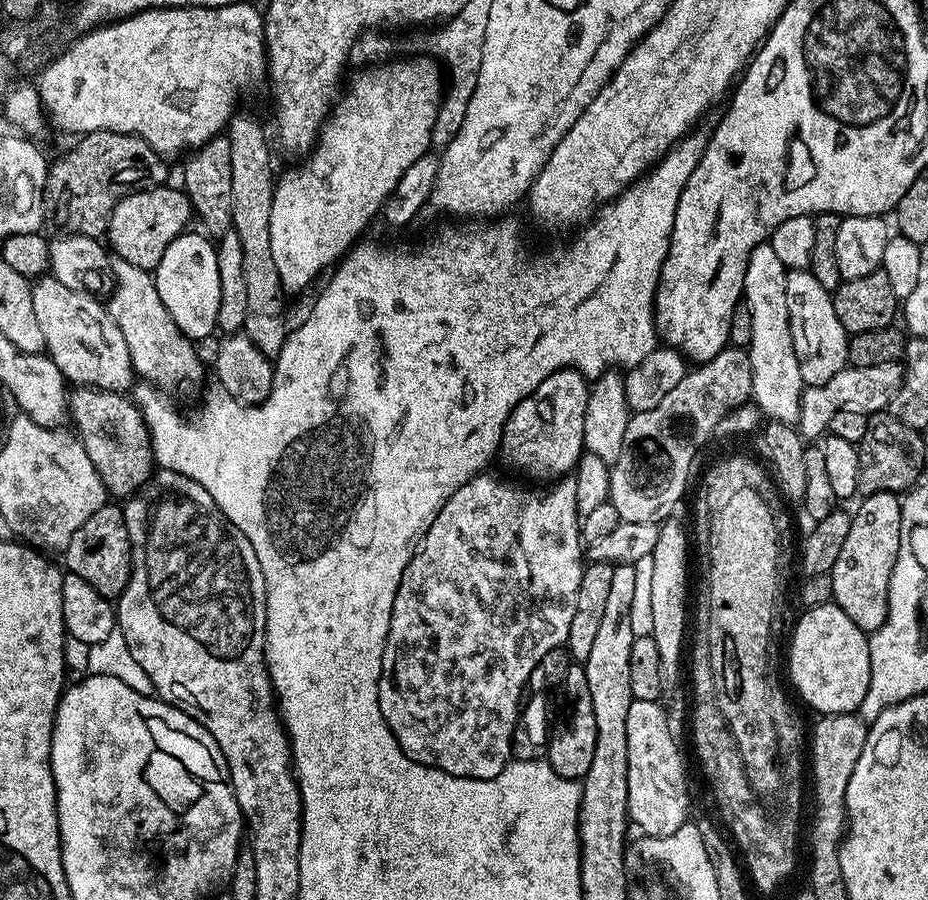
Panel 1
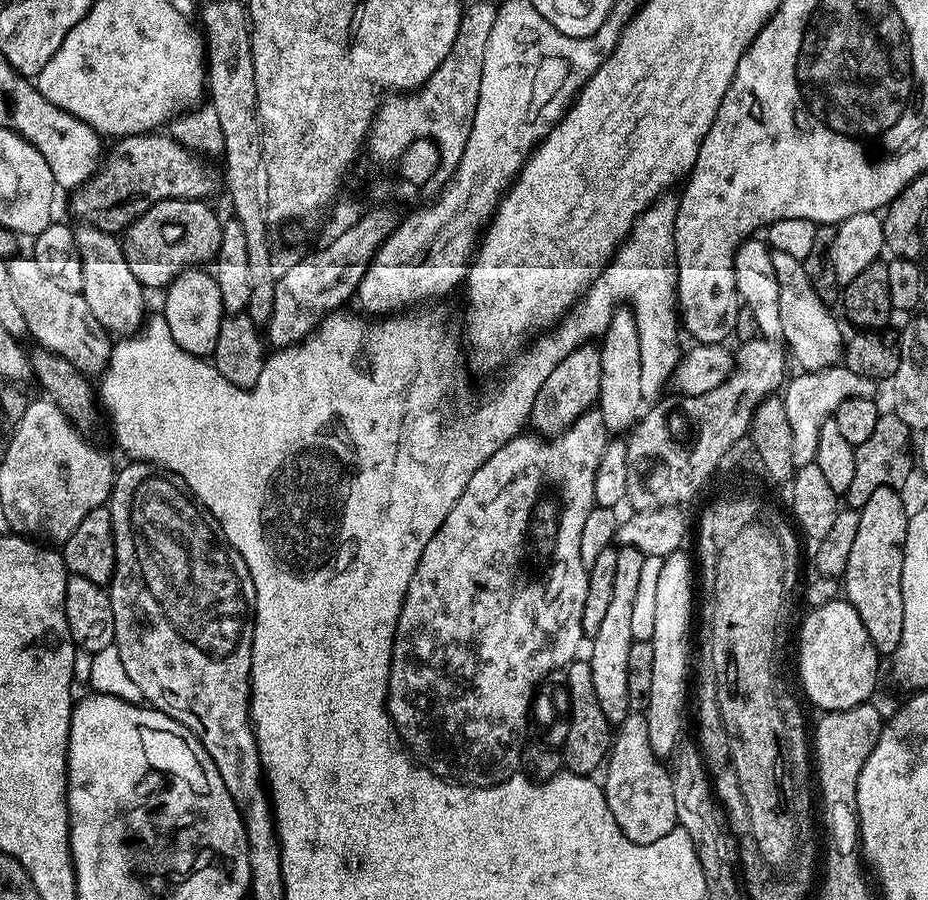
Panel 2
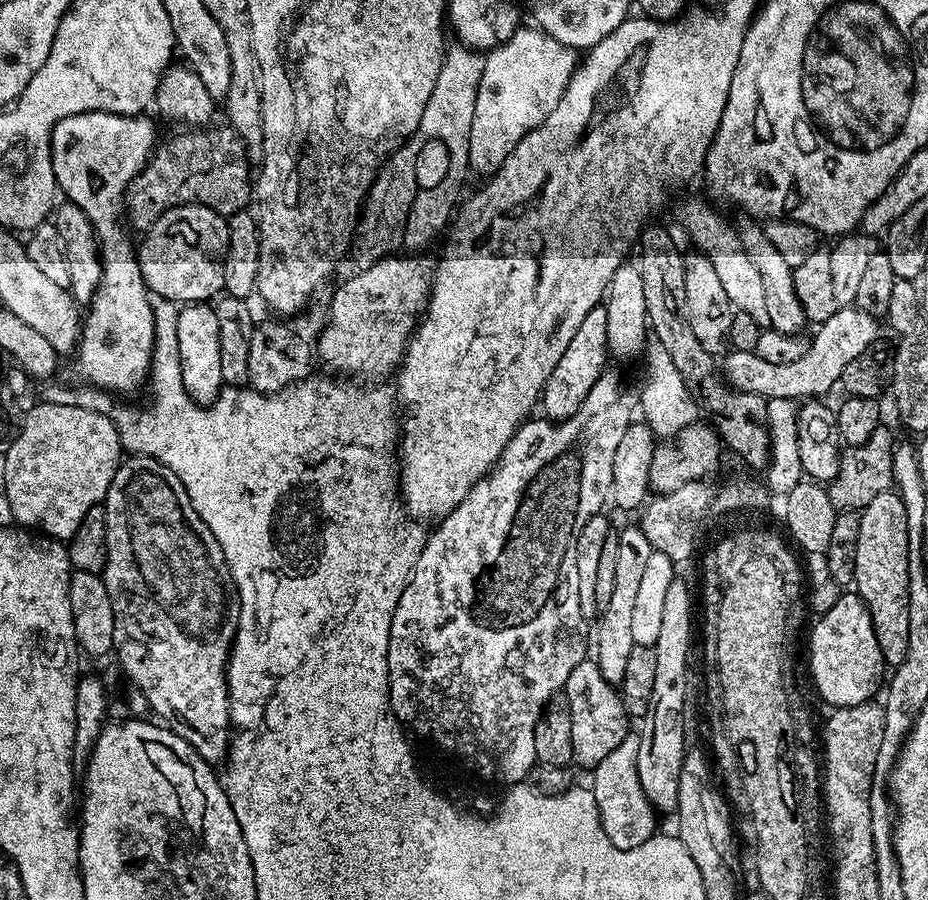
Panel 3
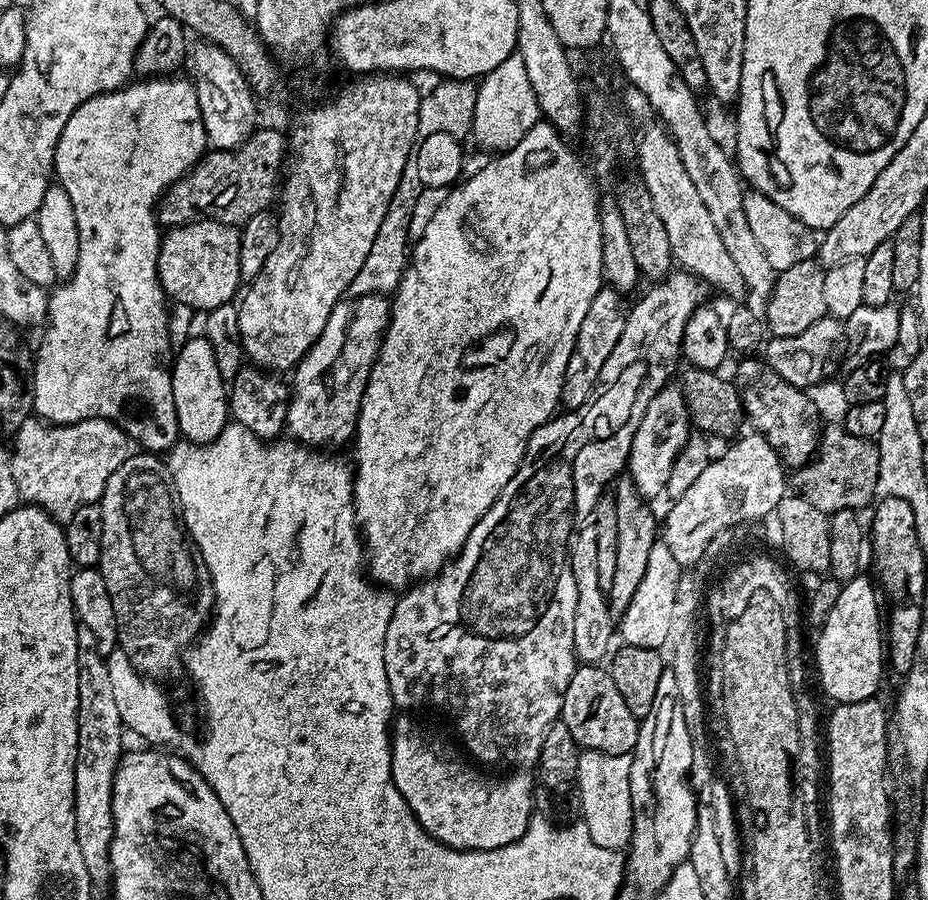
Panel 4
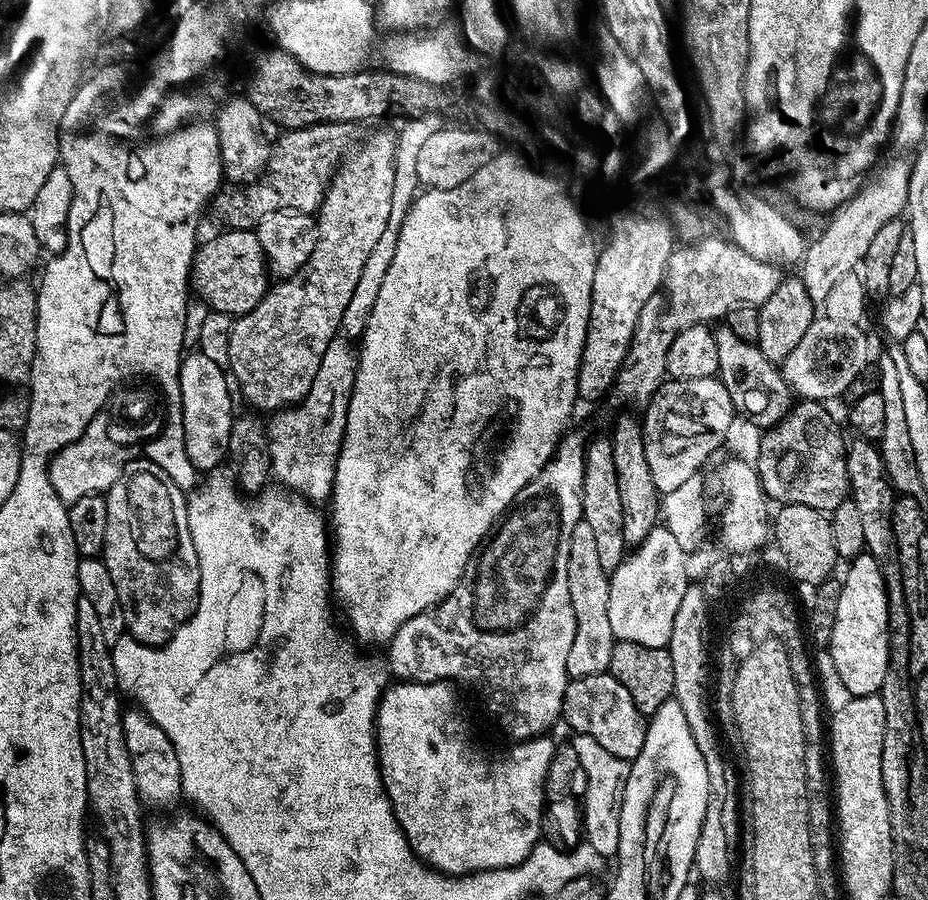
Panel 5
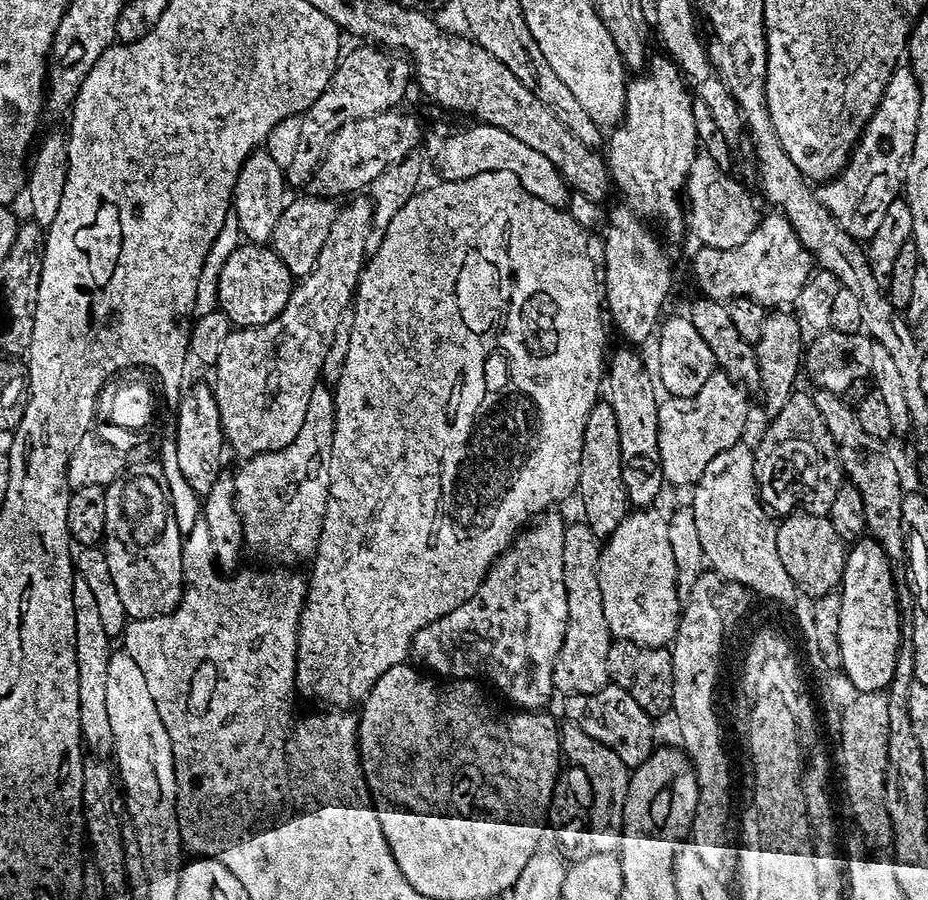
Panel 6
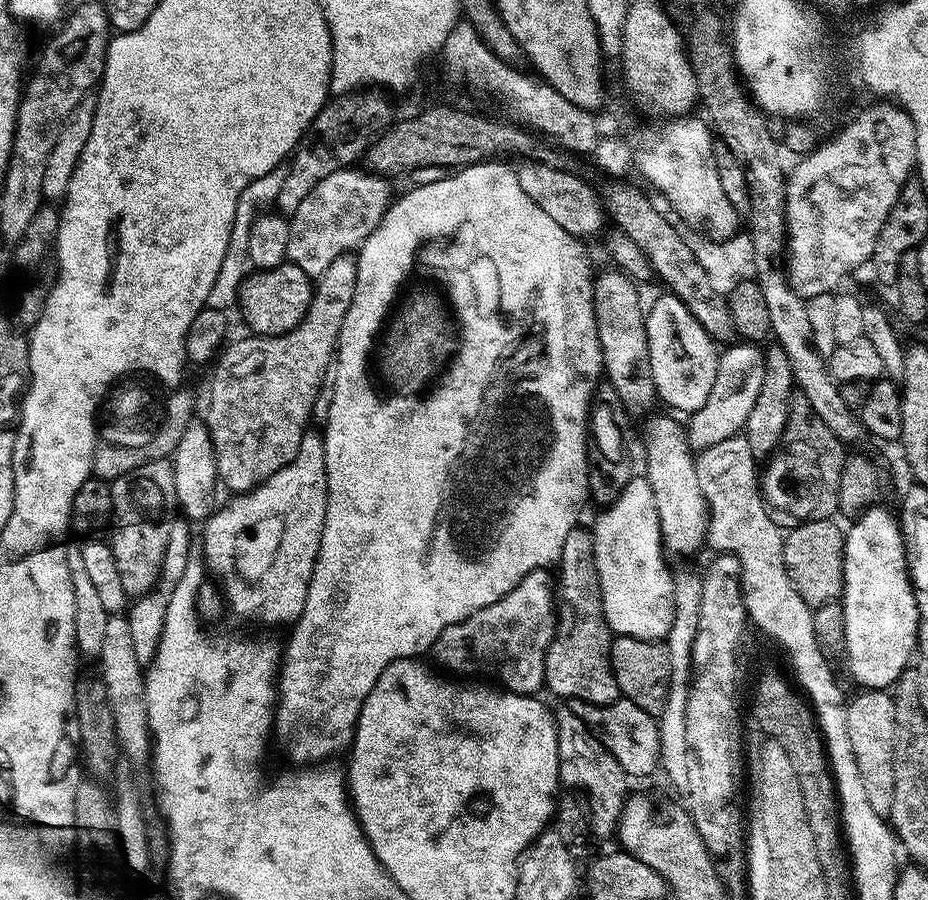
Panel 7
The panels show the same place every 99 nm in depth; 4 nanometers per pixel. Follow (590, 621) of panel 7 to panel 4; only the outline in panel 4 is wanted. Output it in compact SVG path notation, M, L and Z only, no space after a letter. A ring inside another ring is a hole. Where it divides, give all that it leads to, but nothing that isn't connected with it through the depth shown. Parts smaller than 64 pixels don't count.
M591 522L575 529L568 546L568 561L570 570L574 574L574 586L578 590L578 602L574 614L574 650L577 661L592 666L609 655L614 640L614 617L608 609L608 597L598 583L598 538L594 535Z

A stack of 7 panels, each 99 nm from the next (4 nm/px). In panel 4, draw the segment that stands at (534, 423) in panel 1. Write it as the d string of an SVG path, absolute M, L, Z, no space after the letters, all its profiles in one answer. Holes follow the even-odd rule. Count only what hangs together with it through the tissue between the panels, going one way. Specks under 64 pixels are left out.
M611 286L601 287L600 292L594 294L594 302L590 302L590 310L586 310L586 318L582 318L582 326L578 326L578 338L574 342L574 354L570 354L570 362L566 365L566 378L562 382L562 394L560 395L561 405L565 409L577 408L592 399L596 390L596 383L598 383L598 374L602 374L602 366L606 363L606 358L610 358L610 353L614 350L618 338L622 338L626 304L620 300L623 300L621 293Z

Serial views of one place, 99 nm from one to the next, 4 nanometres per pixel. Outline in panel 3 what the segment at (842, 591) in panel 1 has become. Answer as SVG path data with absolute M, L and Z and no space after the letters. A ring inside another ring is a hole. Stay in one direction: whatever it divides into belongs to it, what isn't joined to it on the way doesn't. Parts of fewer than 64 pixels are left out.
M889 490L878 494L874 502L860 512L858 526L858 554L854 558L854 591L862 598L874 626L874 638L878 638L878 650L882 650L885 665L895 666L906 658L906 646L910 646L910 562L908 561L908 527L906 506L899 492Z

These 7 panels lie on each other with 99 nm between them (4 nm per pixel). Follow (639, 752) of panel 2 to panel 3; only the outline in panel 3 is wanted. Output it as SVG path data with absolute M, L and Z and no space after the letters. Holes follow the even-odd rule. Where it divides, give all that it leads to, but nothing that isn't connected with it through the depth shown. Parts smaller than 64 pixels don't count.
M630 734L617 746L611 754L606 754L602 762L591 773L590 787L594 798L598 802L600 825L604 827L606 838L618 850L634 850L642 846L651 836L657 835L657 809L646 798L646 790L642 790L642 782L638 780L638 746L640 737Z

